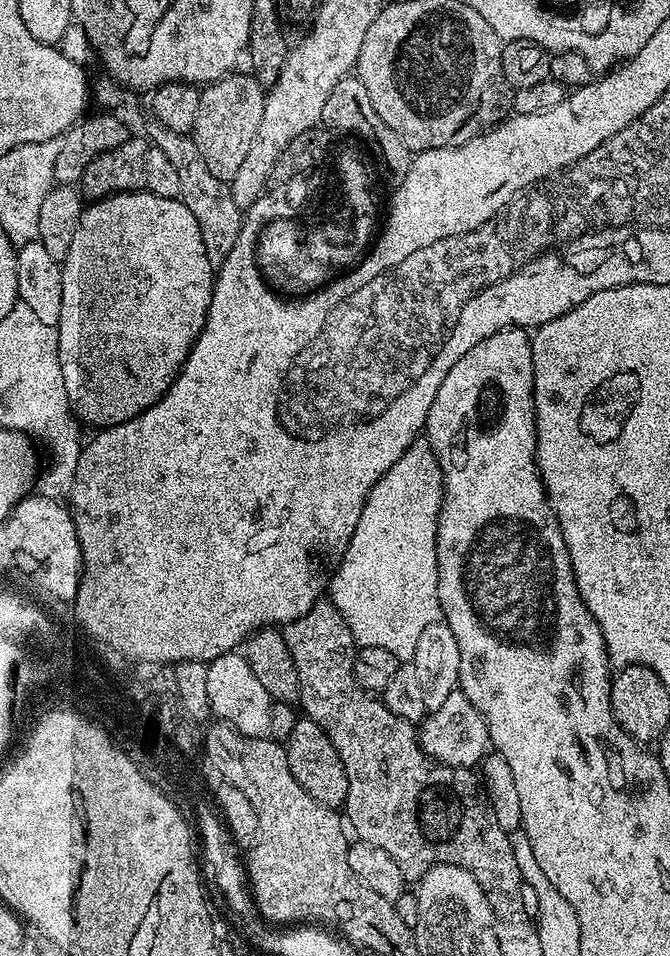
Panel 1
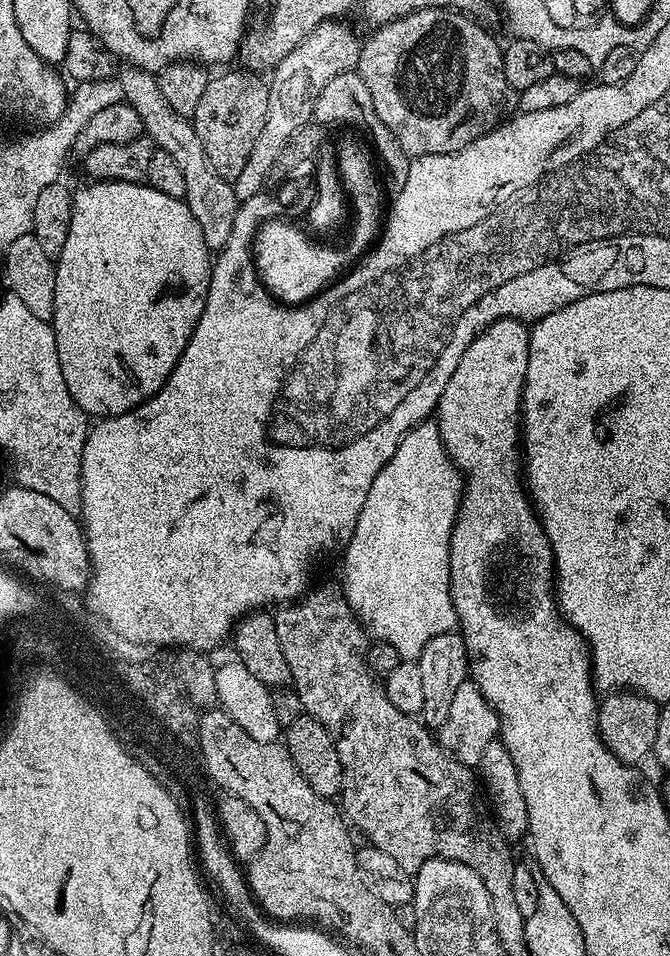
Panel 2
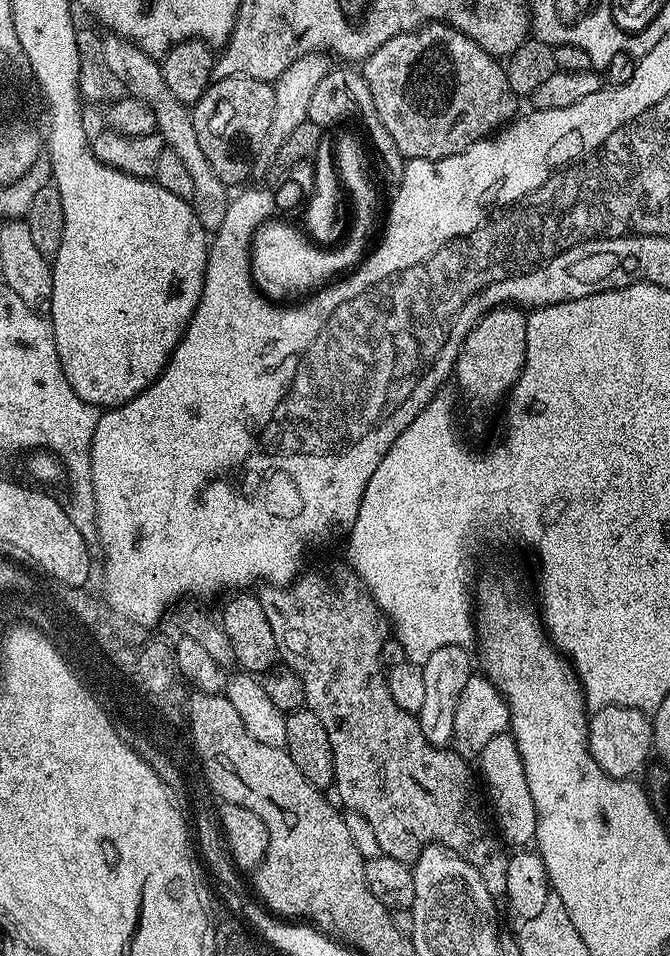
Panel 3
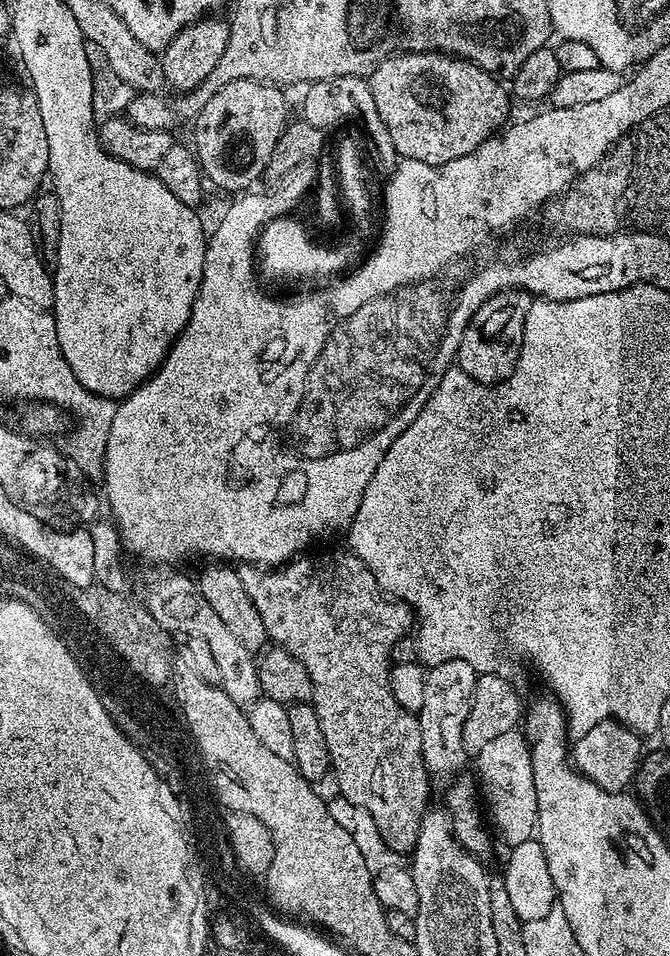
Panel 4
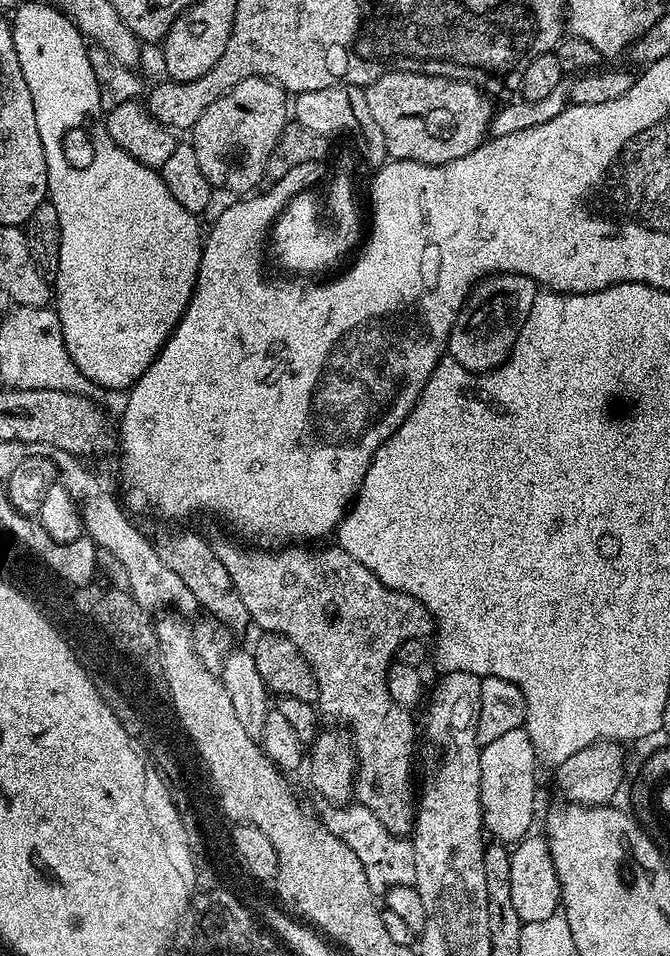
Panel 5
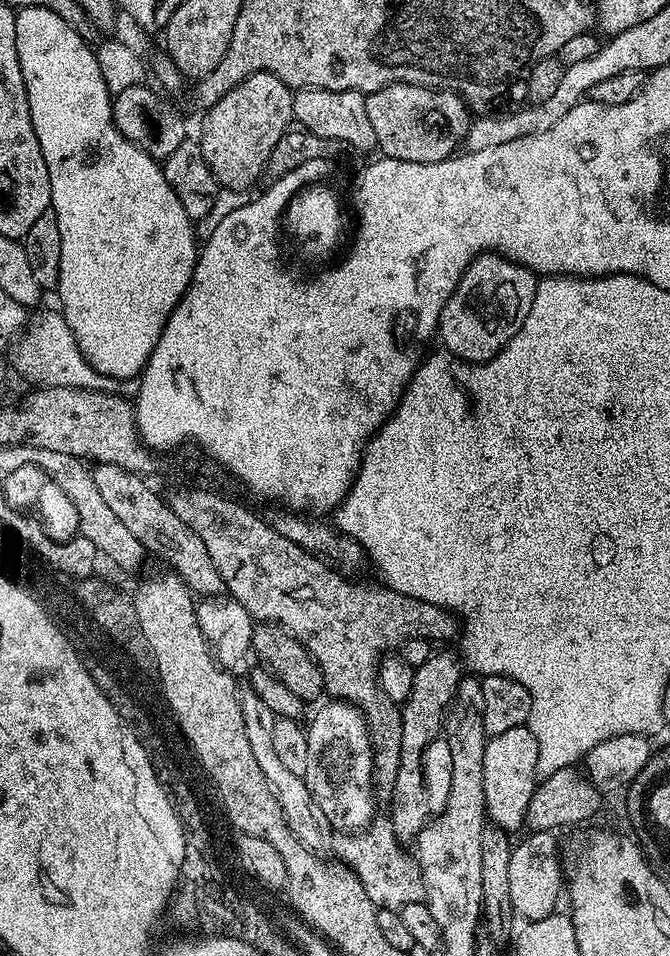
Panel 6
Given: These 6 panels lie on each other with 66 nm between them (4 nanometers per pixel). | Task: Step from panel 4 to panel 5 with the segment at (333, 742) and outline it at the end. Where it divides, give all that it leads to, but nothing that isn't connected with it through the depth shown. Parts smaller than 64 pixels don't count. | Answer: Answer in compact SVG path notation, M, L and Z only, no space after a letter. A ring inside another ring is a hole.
M217 543L215 550L218 558L222 562L222 566L226 566L226 570L230 573L230 582L234 582L234 590L238 590L238 595L242 597L242 602L246 605L249 621L251 621L253 625L257 624L257 626L260 627L259 631L261 633L277 632L280 636L290 638L290 642L294 642L294 646L298 646L302 658L306 658L306 662L310 662L310 670L314 670L314 678L318 678L318 698L316 699L316 704L318 705L319 711L323 713L325 717L328 715L330 719L337 720L340 724L345 724L345 726L340 726L346 729L347 735L350 737L352 750L356 753L355 799L363 807L369 807L370 810L374 812L375 817L378 818L378 822L380 822L390 834L401 838L407 837L414 827L412 755L416 752L416 724L412 721L413 713L407 708L398 706L398 702L394 702L394 698L390 698L390 694L388 693L388 670L394 663L398 646L404 640L428 638L433 635L434 621L432 612L426 610L426 606L422 606L422 602L418 602L418 598L414 598L410 594L399 592L393 588L387 588L376 575L370 570L366 570L366 566L362 566L362 562L355 560L346 549L339 546L333 546L333 548L316 548L320 546L284 546L279 550L269 550L264 546L245 546L243 543L240 544Z

